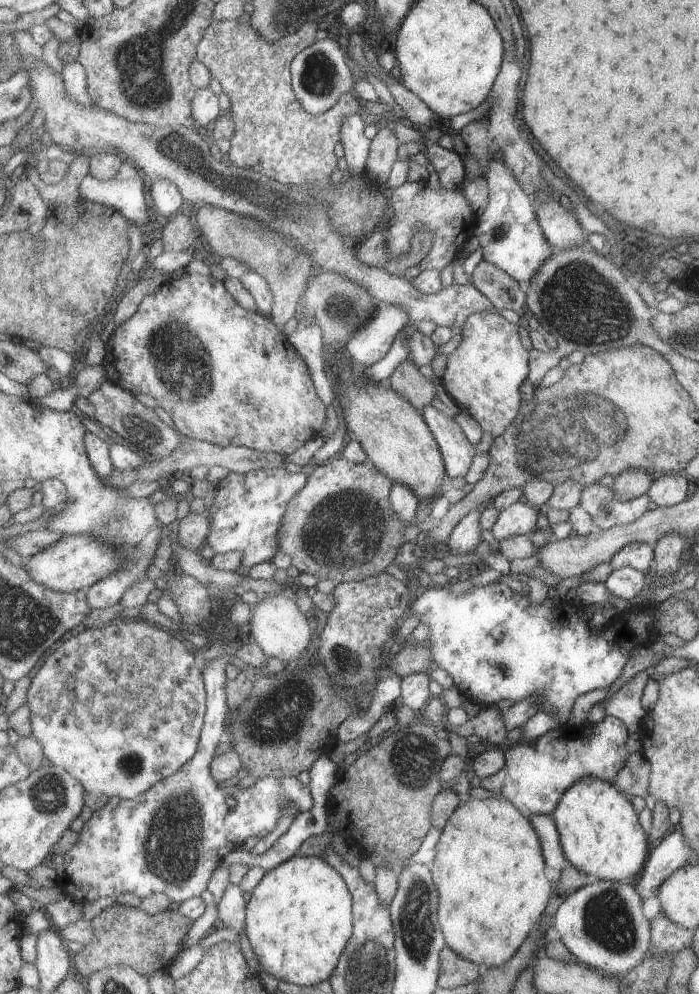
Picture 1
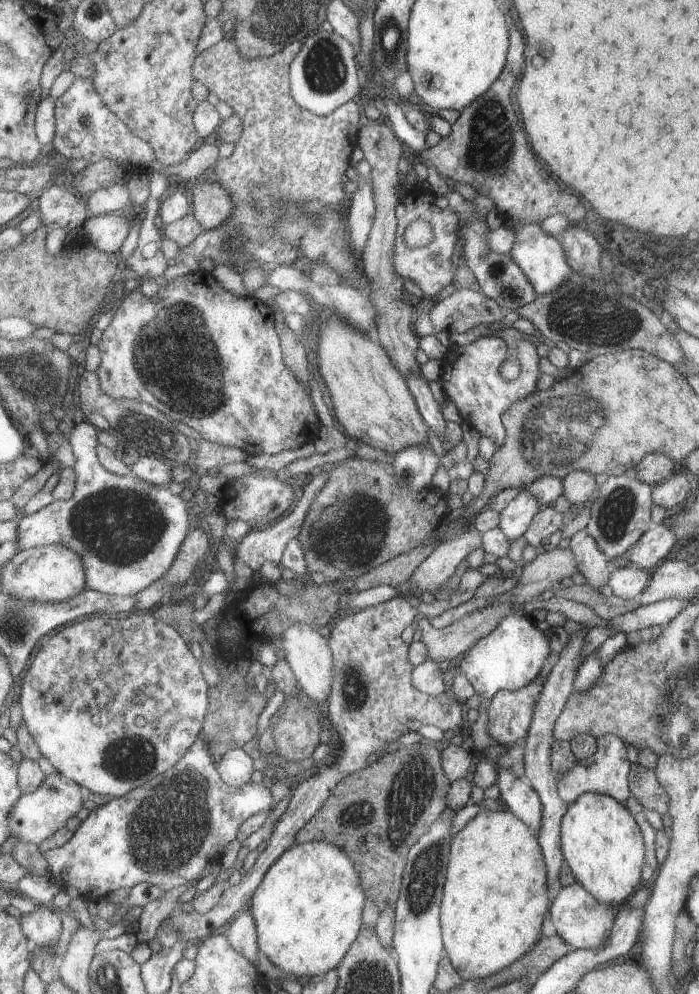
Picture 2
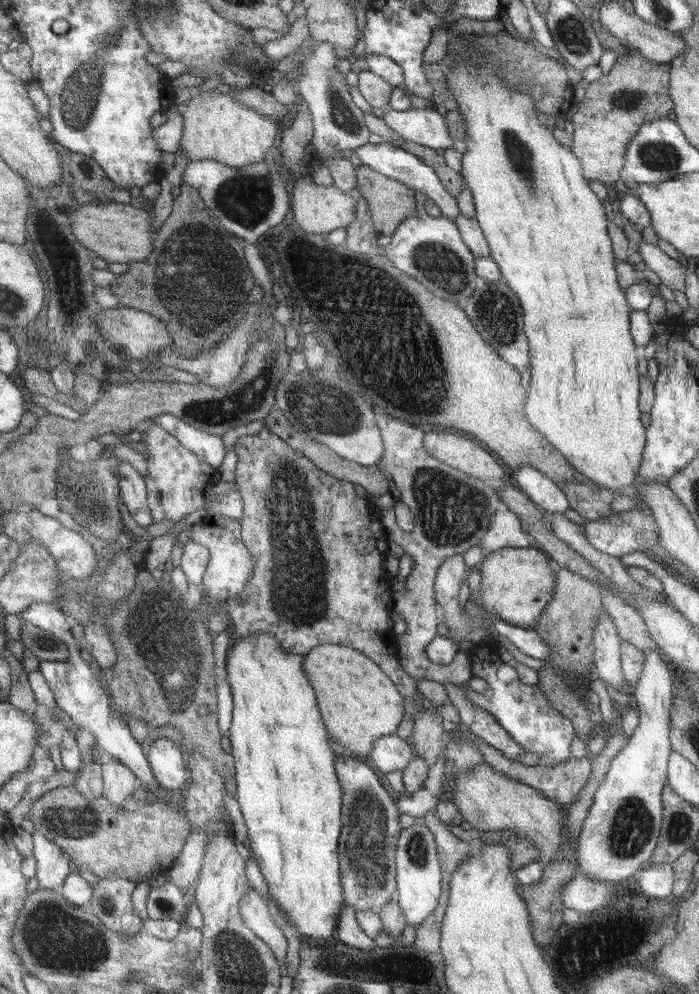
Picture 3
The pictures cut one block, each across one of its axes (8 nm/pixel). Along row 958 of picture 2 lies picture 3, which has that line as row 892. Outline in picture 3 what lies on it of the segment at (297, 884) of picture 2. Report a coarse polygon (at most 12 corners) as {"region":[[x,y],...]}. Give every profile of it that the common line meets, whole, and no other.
{"region":[[237,640],[237,802],[269,902],[333,940],[343,784],[305,656]]}

